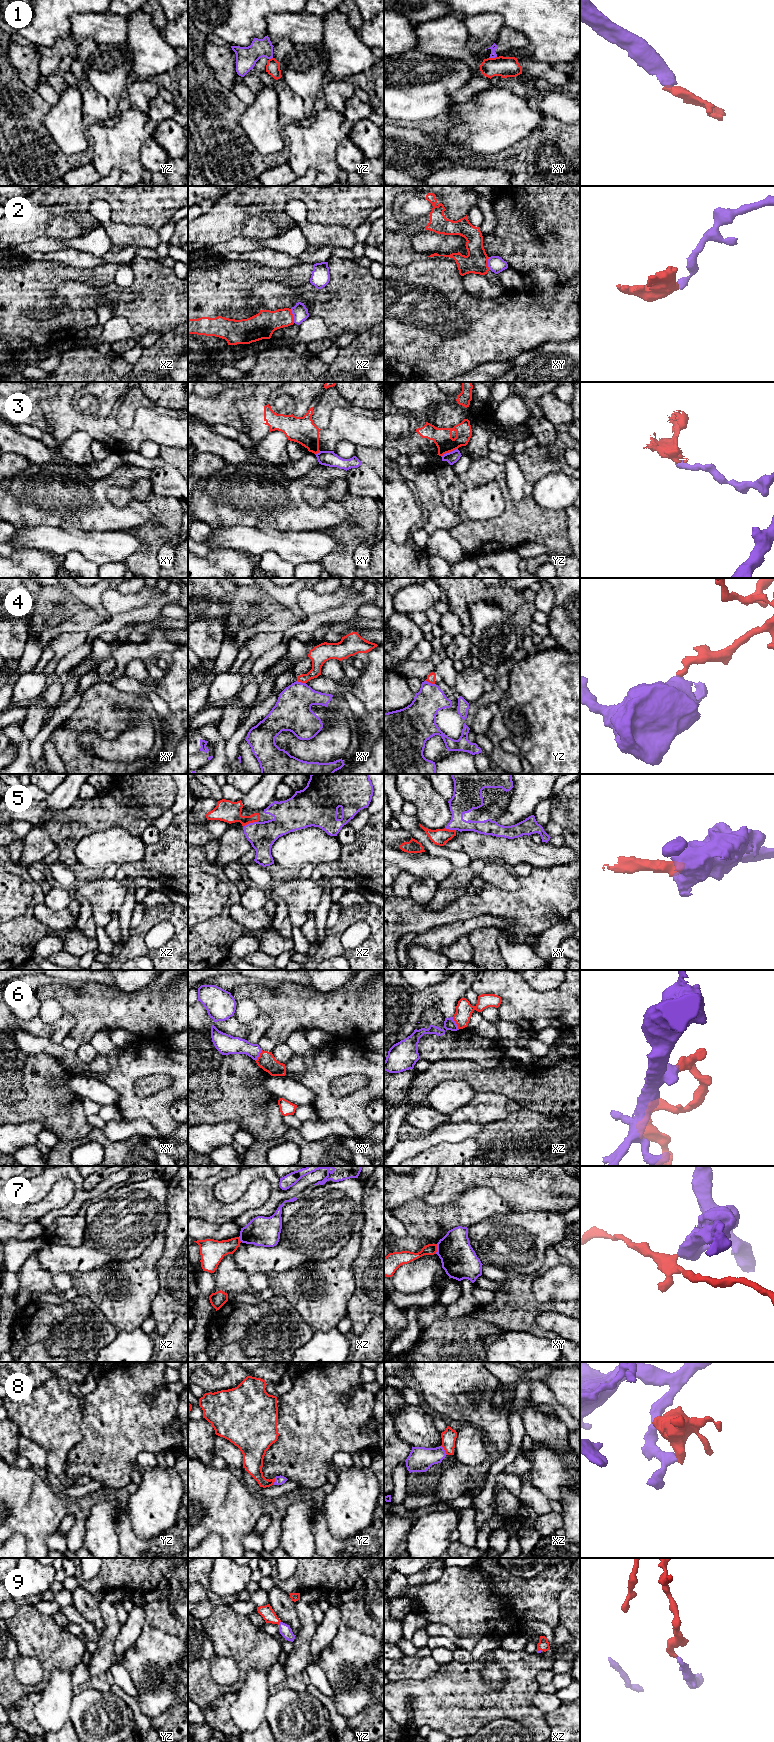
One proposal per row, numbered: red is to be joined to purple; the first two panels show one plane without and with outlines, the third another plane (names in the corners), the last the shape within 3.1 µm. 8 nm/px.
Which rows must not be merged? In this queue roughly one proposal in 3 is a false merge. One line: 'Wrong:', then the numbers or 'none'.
Wrong: 1, 2, 3, 4, 7

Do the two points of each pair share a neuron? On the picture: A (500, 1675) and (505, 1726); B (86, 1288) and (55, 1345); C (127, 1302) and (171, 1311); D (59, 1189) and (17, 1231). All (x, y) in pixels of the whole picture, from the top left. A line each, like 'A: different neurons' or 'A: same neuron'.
A: different neurons
B: different neurons
C: different neurons
D: different neurons

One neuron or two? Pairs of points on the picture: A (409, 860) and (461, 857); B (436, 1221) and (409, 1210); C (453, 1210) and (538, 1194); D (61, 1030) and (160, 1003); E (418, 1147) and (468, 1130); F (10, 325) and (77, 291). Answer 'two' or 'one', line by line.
A: two
B: one
C: two
D: two
E: one
F: two

